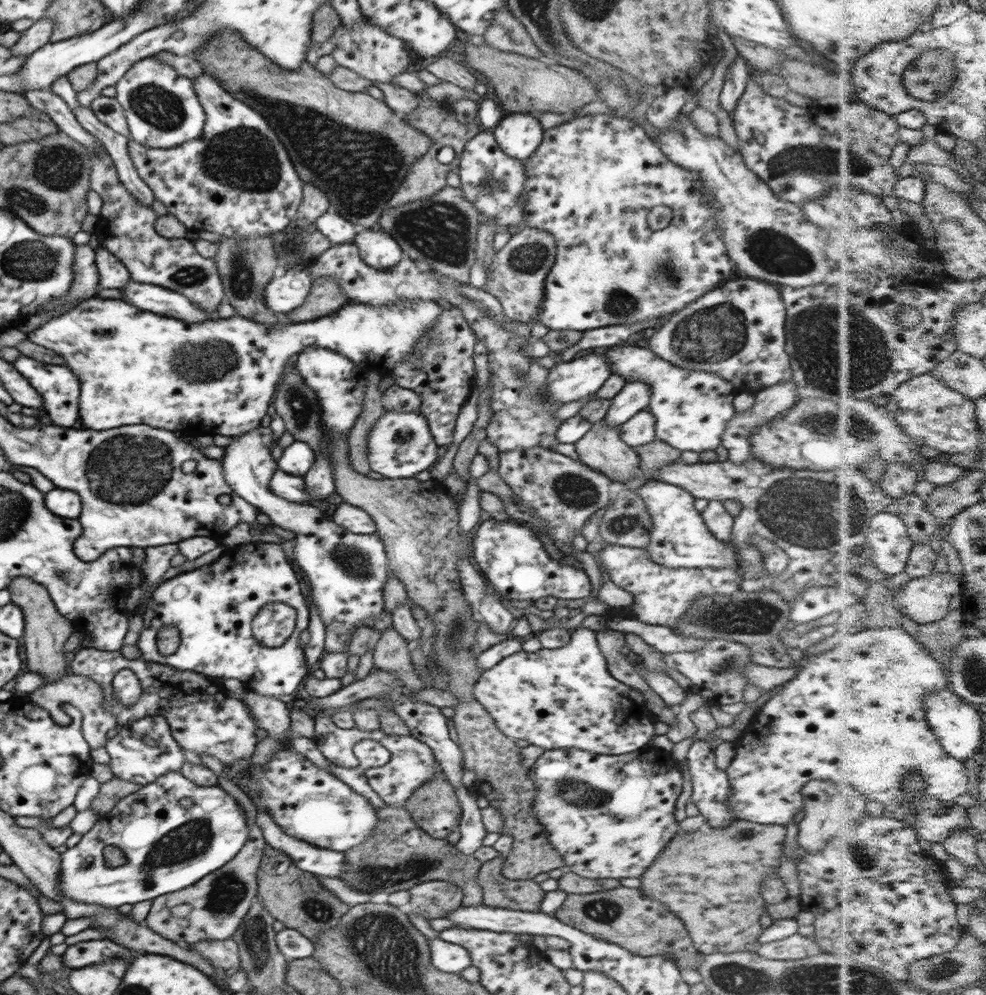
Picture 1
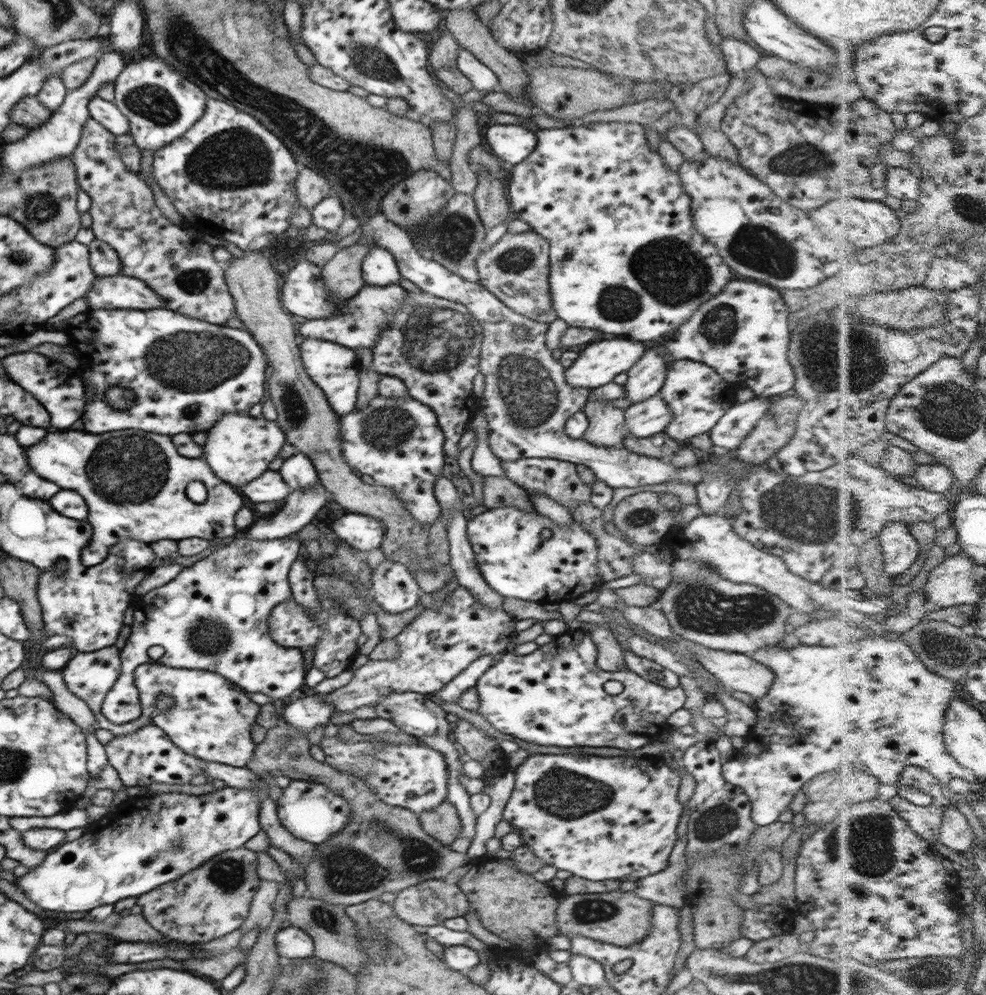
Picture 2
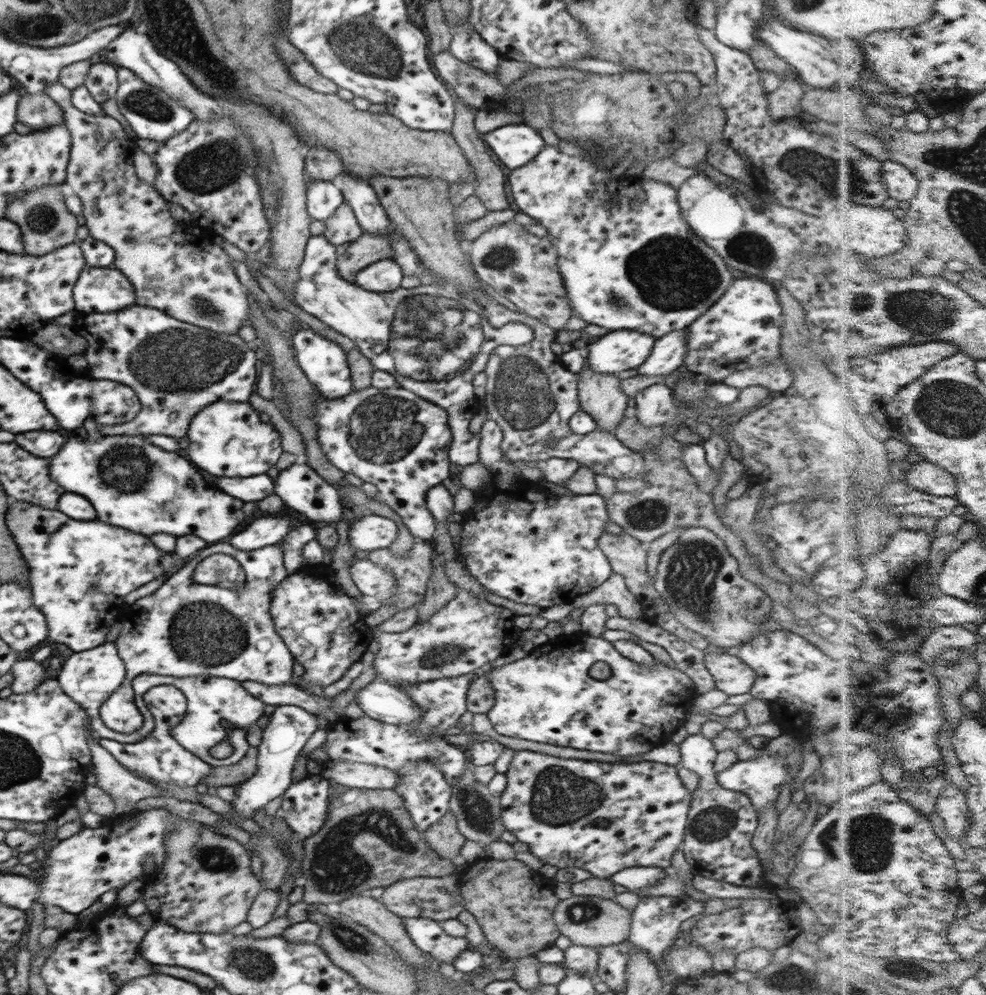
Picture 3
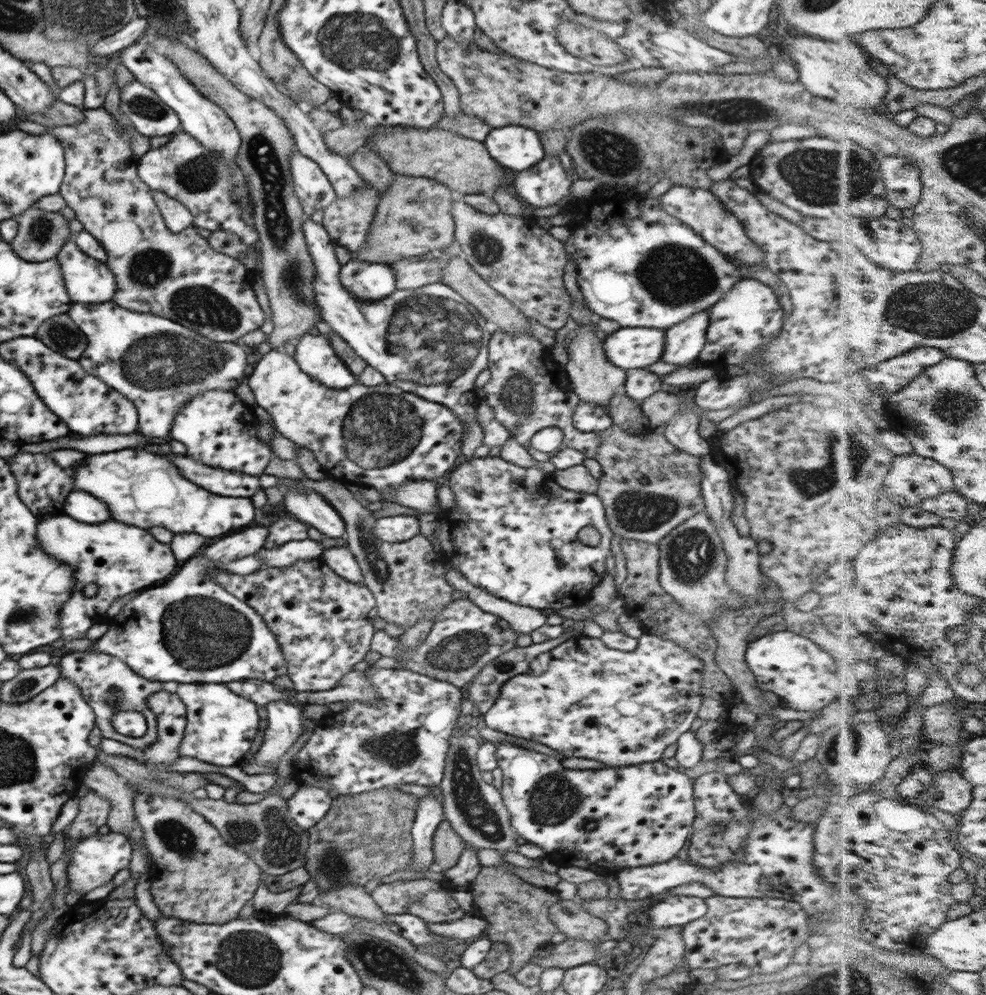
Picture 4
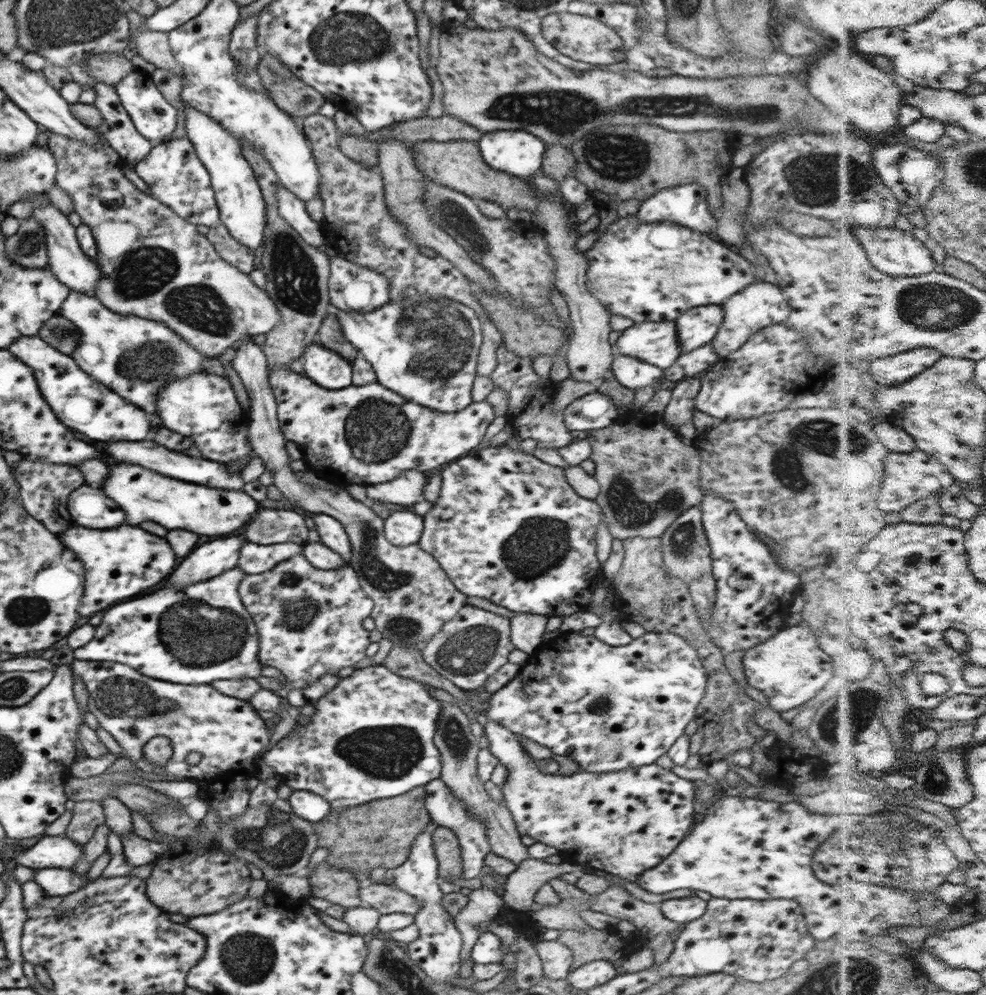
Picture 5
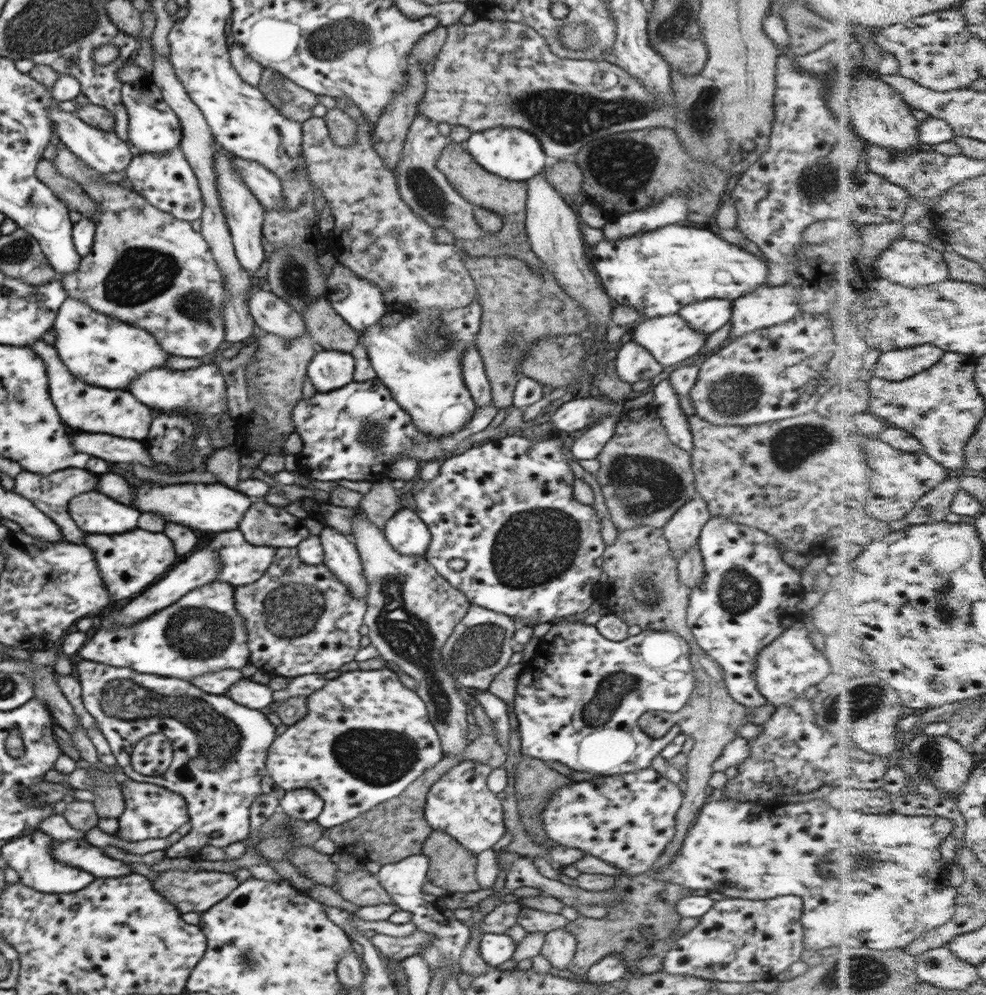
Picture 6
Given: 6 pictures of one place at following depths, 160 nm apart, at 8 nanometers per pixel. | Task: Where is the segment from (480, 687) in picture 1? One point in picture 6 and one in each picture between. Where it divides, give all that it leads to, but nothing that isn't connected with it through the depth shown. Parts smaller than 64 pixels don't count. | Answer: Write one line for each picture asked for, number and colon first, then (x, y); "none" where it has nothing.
2: (555, 696)
3: (549, 696)
4: (581, 698)
5: (608, 708)
6: (578, 699)

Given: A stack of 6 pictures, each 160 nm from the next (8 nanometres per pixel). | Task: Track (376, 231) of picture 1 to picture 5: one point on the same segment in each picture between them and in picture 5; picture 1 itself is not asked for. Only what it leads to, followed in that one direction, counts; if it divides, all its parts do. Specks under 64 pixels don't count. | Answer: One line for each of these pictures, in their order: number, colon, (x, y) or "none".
2: (379, 268)
3: (385, 275)
4: (367, 281)
5: (353, 289)

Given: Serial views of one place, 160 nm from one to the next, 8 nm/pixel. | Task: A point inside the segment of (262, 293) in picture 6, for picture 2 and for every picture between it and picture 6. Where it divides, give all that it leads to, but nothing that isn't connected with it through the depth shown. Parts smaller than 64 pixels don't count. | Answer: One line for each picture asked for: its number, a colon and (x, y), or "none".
2: (183, 272)
3: (192, 280)
4: (179, 276)
5: (154, 264)

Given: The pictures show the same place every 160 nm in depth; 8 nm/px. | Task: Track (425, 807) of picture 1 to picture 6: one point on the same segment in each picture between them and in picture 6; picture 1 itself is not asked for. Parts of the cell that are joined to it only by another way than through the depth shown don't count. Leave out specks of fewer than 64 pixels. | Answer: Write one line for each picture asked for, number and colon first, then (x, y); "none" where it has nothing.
2: (443, 823)
3: (443, 836)
4: (448, 845)
5: (447, 850)
6: (452, 866)

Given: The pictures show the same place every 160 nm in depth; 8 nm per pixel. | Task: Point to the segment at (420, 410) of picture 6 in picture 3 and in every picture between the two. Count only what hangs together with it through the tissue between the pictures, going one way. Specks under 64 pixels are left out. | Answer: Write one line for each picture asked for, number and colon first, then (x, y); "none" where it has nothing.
3: (433, 341)
4: (431, 342)
5: (426, 350)

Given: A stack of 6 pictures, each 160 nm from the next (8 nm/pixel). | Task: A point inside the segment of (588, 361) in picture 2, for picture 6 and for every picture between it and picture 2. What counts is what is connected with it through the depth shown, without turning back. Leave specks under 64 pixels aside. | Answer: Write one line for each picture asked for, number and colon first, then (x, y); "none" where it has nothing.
3: (615, 351)
4: (639, 347)
5: (656, 343)
6: (670, 339)

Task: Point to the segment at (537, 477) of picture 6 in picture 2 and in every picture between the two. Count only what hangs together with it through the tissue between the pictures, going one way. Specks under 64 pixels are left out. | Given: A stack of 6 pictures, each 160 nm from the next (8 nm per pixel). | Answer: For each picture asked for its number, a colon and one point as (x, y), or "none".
2: (516, 562)
3: (534, 547)
4: (514, 532)
5: (508, 527)

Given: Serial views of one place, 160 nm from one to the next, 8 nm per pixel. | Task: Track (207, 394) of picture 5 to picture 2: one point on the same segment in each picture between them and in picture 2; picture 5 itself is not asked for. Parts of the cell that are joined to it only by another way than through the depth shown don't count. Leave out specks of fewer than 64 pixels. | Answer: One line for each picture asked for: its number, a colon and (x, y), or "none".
2: (239, 448)
3: (228, 439)
4: (218, 428)

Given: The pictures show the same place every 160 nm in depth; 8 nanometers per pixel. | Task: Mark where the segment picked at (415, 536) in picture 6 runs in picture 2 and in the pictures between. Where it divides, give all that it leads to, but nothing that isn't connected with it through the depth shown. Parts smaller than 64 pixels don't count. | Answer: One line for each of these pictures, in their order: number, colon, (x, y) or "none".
2: (362, 532)
3: (372, 532)
4: (396, 529)
5: (402, 529)

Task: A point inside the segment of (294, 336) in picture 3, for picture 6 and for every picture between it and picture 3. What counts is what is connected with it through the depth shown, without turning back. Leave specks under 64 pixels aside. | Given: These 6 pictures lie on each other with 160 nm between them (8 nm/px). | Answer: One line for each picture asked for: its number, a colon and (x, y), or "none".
4: (314, 354)
5: (328, 369)
6: (328, 370)

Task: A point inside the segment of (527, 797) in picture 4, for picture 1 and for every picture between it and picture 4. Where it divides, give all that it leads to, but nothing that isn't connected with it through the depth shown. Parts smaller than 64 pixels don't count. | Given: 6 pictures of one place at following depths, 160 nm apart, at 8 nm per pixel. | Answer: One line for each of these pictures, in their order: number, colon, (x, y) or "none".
1: (608, 816)
2: (602, 818)
3: (570, 812)

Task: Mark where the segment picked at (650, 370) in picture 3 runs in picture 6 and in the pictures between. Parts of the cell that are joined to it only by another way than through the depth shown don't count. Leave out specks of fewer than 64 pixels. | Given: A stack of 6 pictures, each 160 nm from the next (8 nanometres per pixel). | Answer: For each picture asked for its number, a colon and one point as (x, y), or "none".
4: (683, 342)
5: (698, 326)
6: (707, 316)

